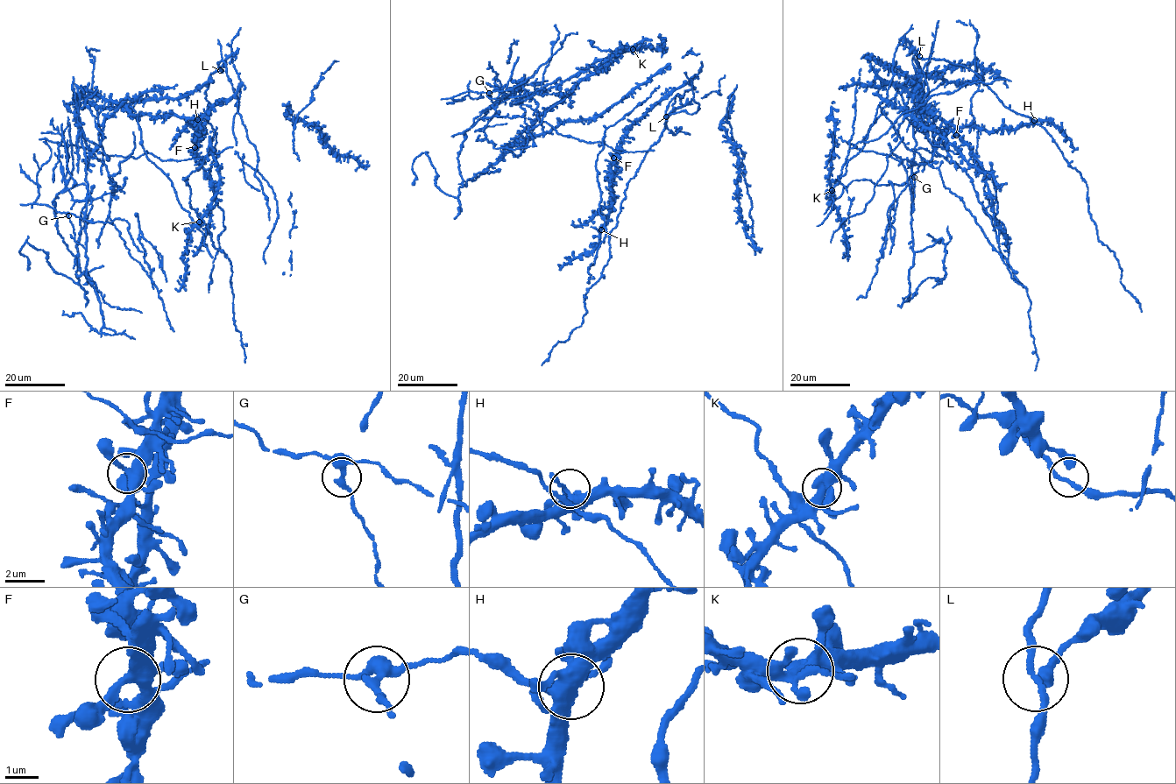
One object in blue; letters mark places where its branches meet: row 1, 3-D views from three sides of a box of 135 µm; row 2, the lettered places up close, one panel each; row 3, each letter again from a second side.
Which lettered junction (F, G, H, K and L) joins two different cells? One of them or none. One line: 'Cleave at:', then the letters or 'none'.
Cleave at: G

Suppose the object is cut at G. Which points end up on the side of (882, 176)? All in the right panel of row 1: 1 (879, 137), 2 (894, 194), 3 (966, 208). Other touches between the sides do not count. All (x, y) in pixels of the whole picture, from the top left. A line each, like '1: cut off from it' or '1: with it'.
1: with it
2: cut off from it
3: with it

